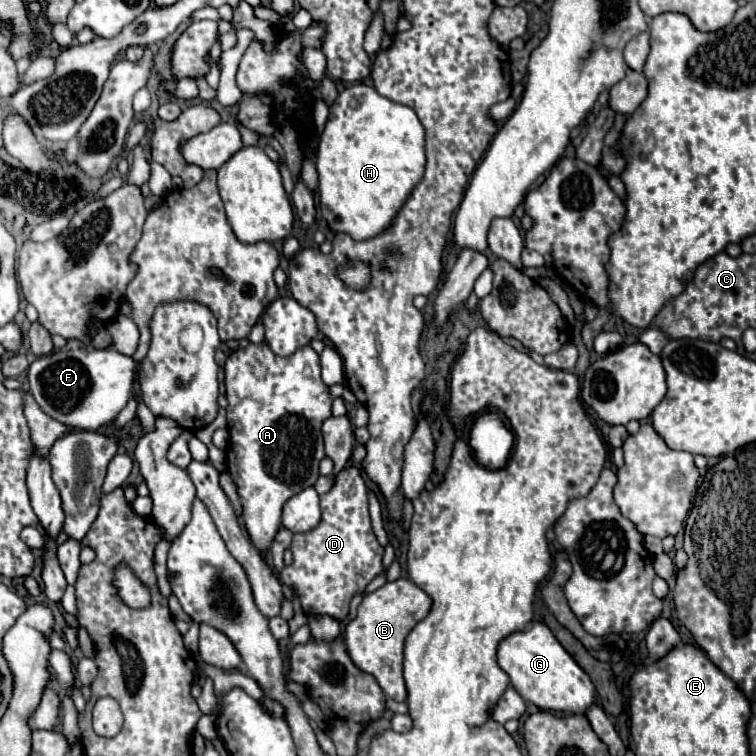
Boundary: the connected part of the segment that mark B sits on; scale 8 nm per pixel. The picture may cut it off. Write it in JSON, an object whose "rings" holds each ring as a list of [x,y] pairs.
{"rings":[[[397,579],[385,583],[377,591],[363,597],[357,617],[351,619],[343,629],[343,641],[351,661],[365,673],[373,675],[383,693],[395,701],[405,701],[407,689],[401,675],[403,669],[403,643],[407,633],[423,619],[431,609],[431,597],[421,591],[409,579]]]}

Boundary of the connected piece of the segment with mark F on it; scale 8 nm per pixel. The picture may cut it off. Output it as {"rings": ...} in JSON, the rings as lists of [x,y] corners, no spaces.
{"rings":[[[67,345],[33,361],[27,381],[29,391],[43,413],[73,429],[97,431],[99,427],[113,423],[127,405],[131,391],[137,385],[133,379],[135,367],[131,357],[117,353],[113,347],[99,351],[89,345]]]}

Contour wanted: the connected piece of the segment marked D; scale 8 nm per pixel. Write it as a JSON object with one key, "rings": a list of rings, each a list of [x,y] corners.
{"rings":[[[359,467],[343,469],[337,475],[335,487],[321,495],[321,511],[321,523],[313,531],[293,535],[293,563],[279,573],[279,579],[297,593],[305,615],[329,615],[345,621],[353,595],[363,591],[373,577],[385,573],[383,547],[371,529],[367,487]]]}

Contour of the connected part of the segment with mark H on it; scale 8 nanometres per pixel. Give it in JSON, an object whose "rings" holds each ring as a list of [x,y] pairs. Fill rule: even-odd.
{"rings":[[[355,83],[339,93],[337,101],[329,107],[329,119],[321,133],[315,163],[319,173],[319,207],[323,219],[333,231],[347,233],[355,241],[367,241],[393,225],[393,219],[409,199],[411,191],[419,185],[425,171],[425,131],[421,129],[413,109],[389,101],[373,87]],[[351,99],[359,101],[357,109],[349,107]]]}

